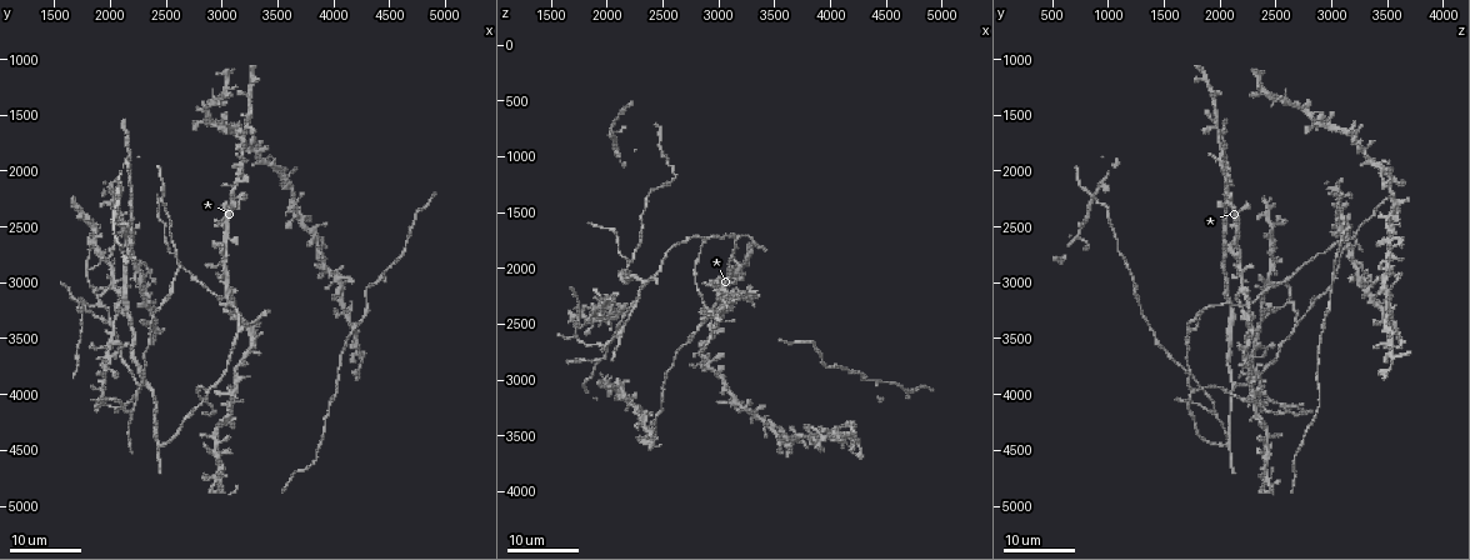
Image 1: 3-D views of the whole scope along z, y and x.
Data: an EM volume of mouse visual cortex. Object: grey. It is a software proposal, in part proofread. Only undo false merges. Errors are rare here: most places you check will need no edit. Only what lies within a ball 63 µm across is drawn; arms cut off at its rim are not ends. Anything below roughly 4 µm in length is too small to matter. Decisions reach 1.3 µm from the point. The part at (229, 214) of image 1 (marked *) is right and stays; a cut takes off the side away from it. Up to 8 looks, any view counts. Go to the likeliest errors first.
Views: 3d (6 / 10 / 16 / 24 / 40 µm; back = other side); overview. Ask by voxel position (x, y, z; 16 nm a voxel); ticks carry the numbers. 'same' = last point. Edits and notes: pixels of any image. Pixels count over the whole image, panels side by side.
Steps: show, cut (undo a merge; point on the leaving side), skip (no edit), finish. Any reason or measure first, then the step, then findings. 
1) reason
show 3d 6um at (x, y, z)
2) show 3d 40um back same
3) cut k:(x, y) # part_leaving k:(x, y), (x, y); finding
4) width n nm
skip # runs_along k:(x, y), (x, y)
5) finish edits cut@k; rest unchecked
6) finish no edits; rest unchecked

looks like a crossing
show 3d 24um at (3040, 3180, 2160)

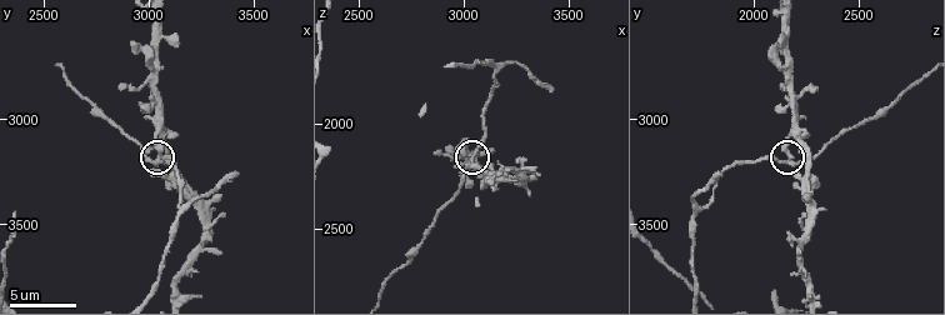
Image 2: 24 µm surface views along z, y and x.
closer look
show 3d 10um at (3050, 3190, 2150)

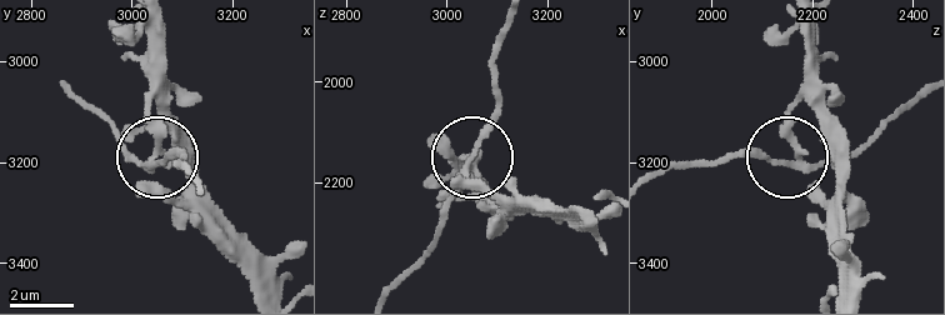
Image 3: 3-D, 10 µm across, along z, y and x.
arms 4
skip # runs_along 3:(155, 26), (155, 171), (185, 209); continuous, no second cell

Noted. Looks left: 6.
side arm on a straight run
show 3d 6um at (3150, 3450, 1710)

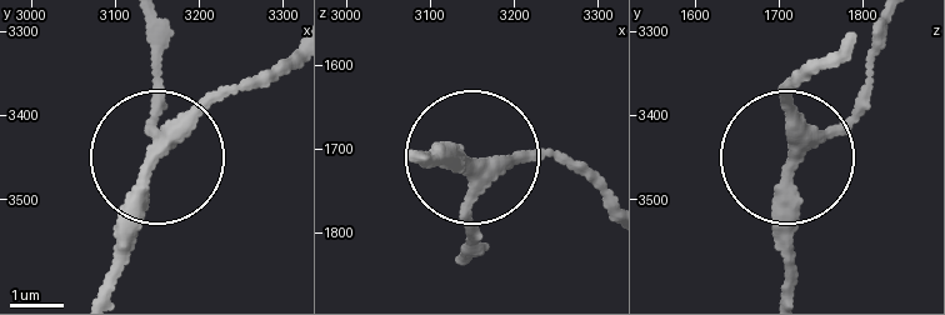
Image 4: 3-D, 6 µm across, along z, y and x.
from behind
show 3d 6um back at (3155, 3440, 1720)

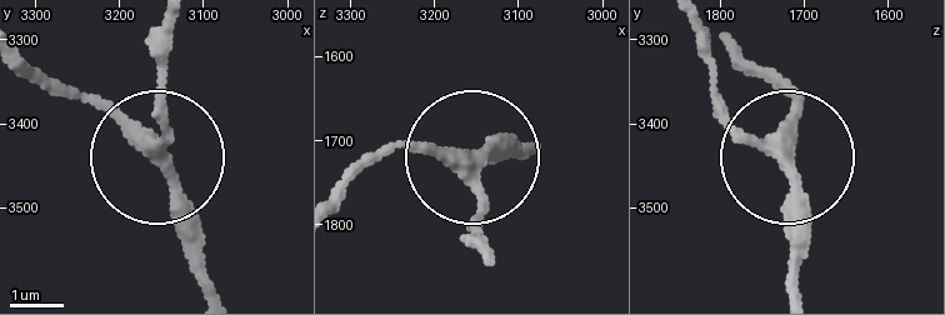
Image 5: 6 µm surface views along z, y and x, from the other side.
side_arm 6 um
skip # runs_along 5:(488, 254), (469, 165), (415, 146), (380, 156); all the same cell

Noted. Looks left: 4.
three arms meet
show 3d 24um at (2200, 4180, 1960)

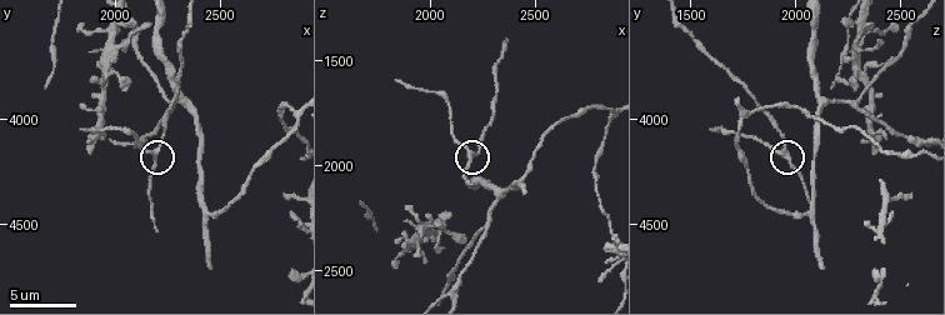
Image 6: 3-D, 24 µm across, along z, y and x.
show 3d 10um at (2190, 4170, 1960)

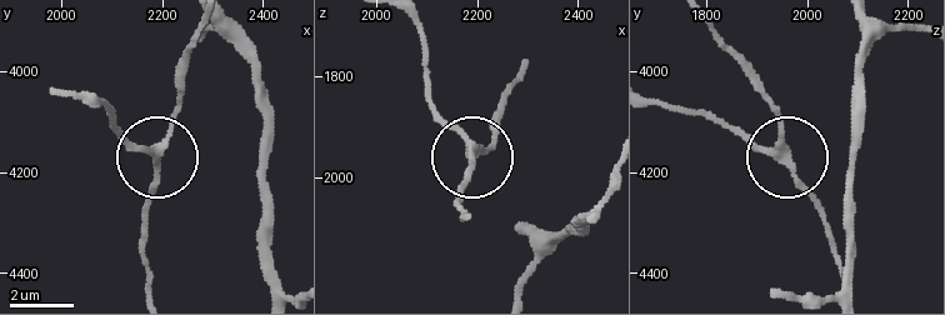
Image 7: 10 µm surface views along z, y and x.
skip # one cell here

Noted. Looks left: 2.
branch point
show 3d 16um at (2270, 3950, 2300)

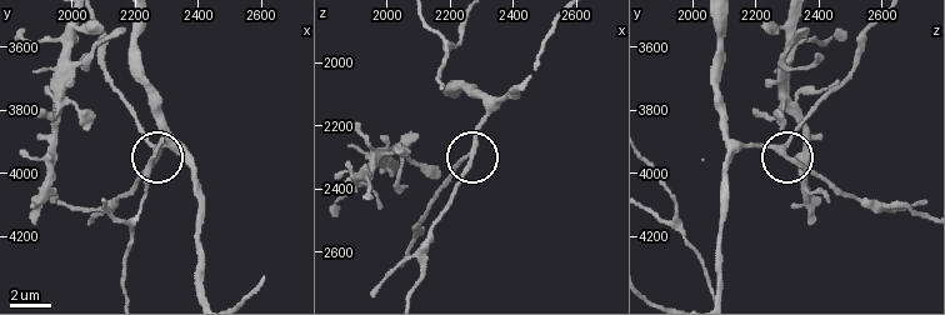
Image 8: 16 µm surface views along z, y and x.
show 3d 16um back at (2270, 3940, 2300)

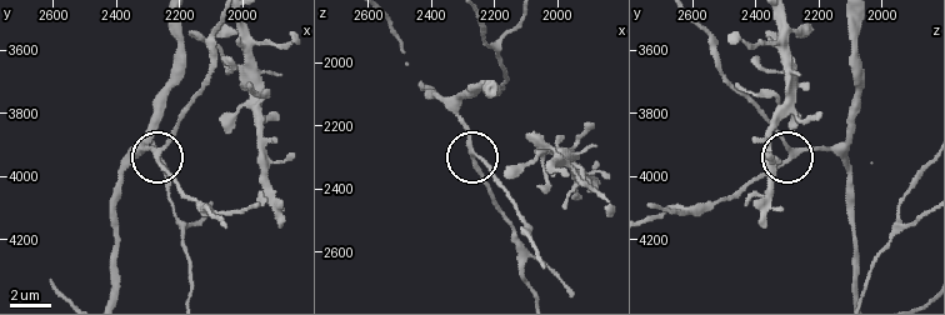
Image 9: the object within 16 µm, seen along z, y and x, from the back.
side_arm 11 um
skip # runs_along 9:(423, 85), (449, 106), (468, 131), (476, 168), (498, 205); all the same cell

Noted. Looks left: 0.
finish no edits; rest unchecked

